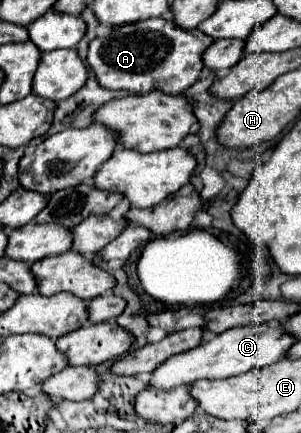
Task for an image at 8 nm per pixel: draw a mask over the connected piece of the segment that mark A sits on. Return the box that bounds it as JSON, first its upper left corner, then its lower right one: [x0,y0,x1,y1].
[88,19,214,95]

